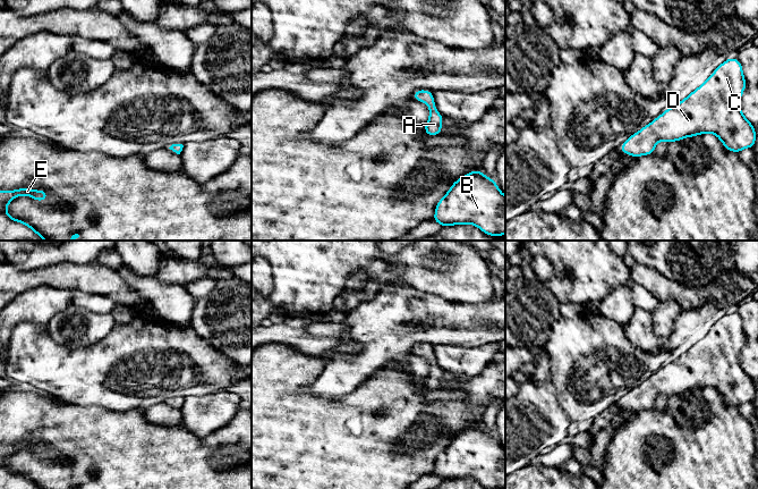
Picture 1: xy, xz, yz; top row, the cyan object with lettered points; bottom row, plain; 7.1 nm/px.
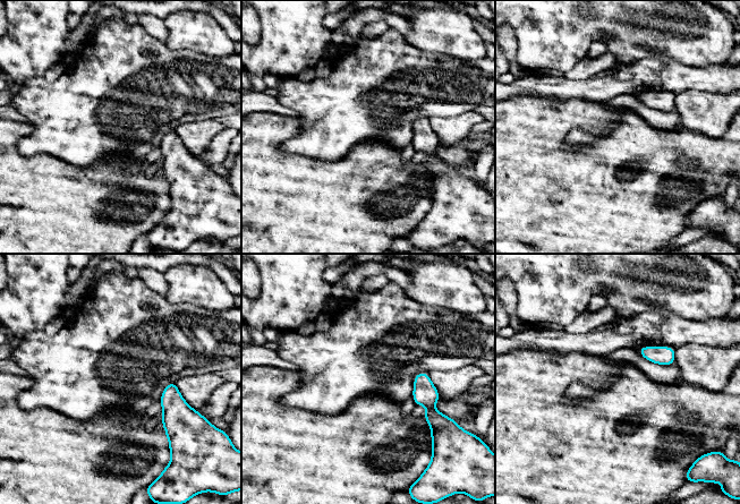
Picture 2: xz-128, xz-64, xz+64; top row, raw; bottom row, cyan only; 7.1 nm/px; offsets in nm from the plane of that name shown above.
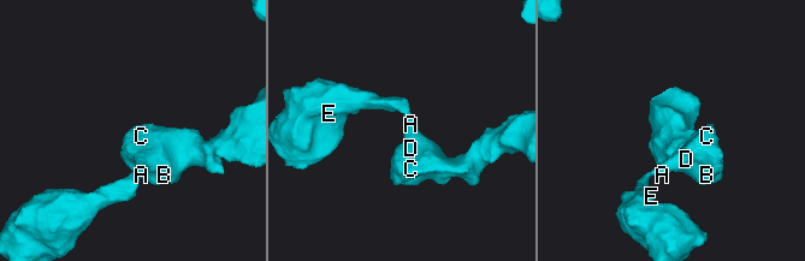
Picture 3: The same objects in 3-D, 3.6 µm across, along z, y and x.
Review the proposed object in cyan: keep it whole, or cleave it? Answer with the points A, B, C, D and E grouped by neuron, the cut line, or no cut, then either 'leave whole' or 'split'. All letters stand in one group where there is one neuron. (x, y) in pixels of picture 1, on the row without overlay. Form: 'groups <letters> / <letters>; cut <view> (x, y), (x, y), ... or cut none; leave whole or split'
groups A B C D E; cut none; leave whole

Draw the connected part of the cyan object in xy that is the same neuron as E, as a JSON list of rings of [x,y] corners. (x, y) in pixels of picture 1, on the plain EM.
[[[18,441],[15,445],[0,445],[0,489],[41,489],[28,477],[11,472],[6,462],[17,450],[29,450],[35,455],[42,456],[49,453],[45,444],[29,444]]]

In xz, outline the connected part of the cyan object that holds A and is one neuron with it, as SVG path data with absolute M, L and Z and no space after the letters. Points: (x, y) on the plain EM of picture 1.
M416 344L412 353L426 357L429 363L428 376L424 379L425 388L427 390L441 389L444 372L436 363L434 347L428 344Z

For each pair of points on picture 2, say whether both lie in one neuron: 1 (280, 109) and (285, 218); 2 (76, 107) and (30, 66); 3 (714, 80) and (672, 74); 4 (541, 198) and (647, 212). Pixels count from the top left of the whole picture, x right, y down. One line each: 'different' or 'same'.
1: different
2: different
3: same
4: same

